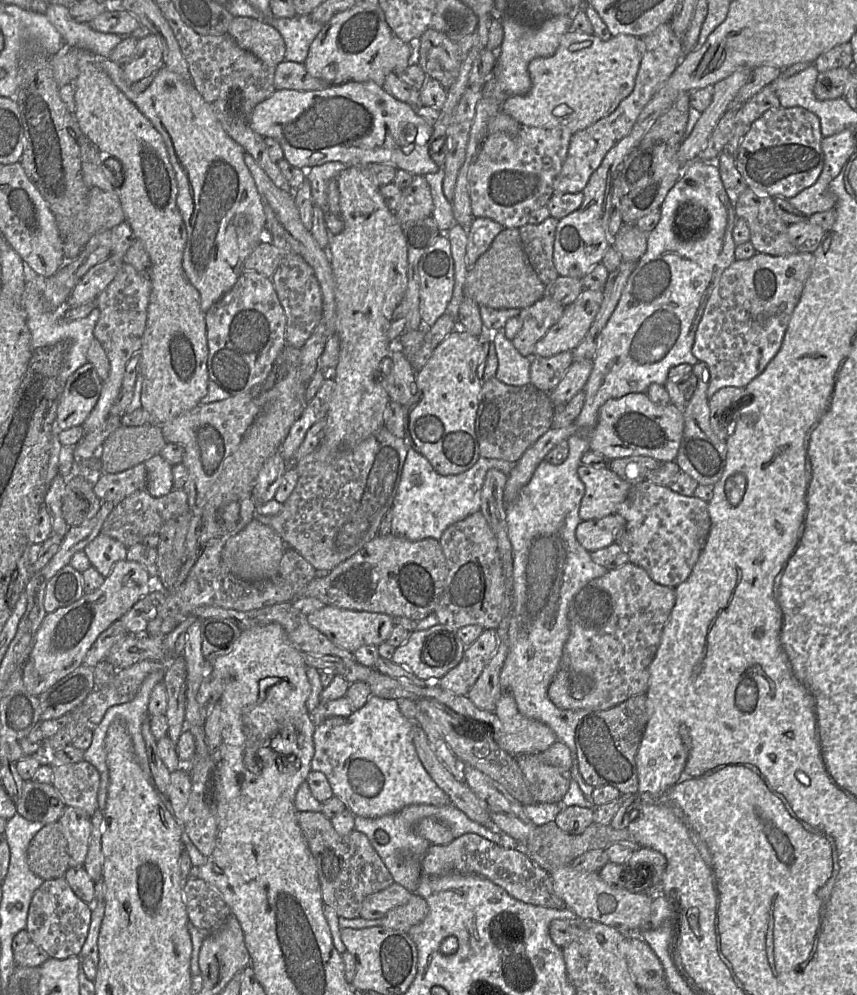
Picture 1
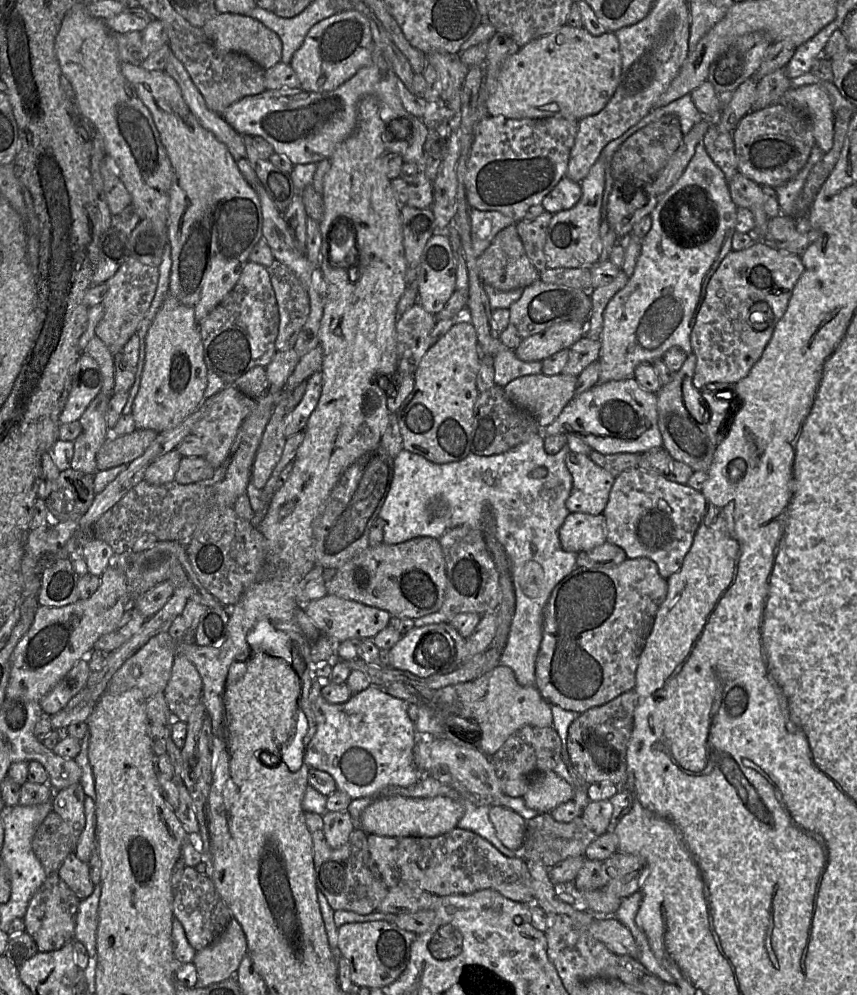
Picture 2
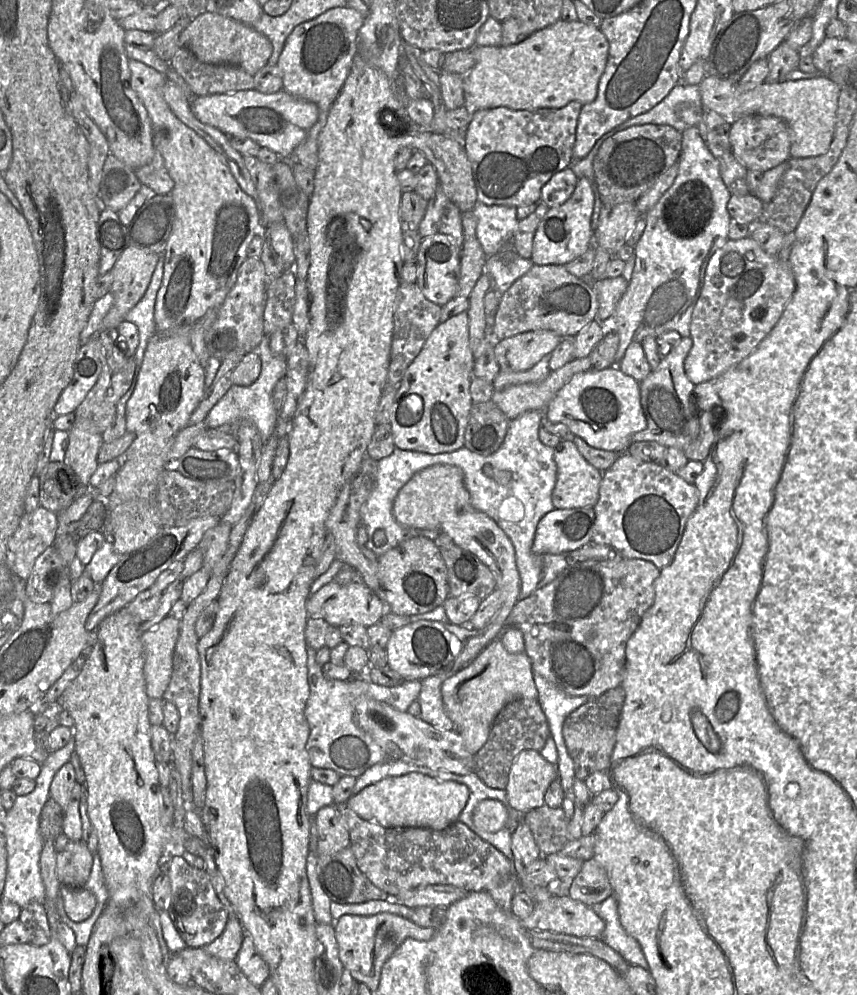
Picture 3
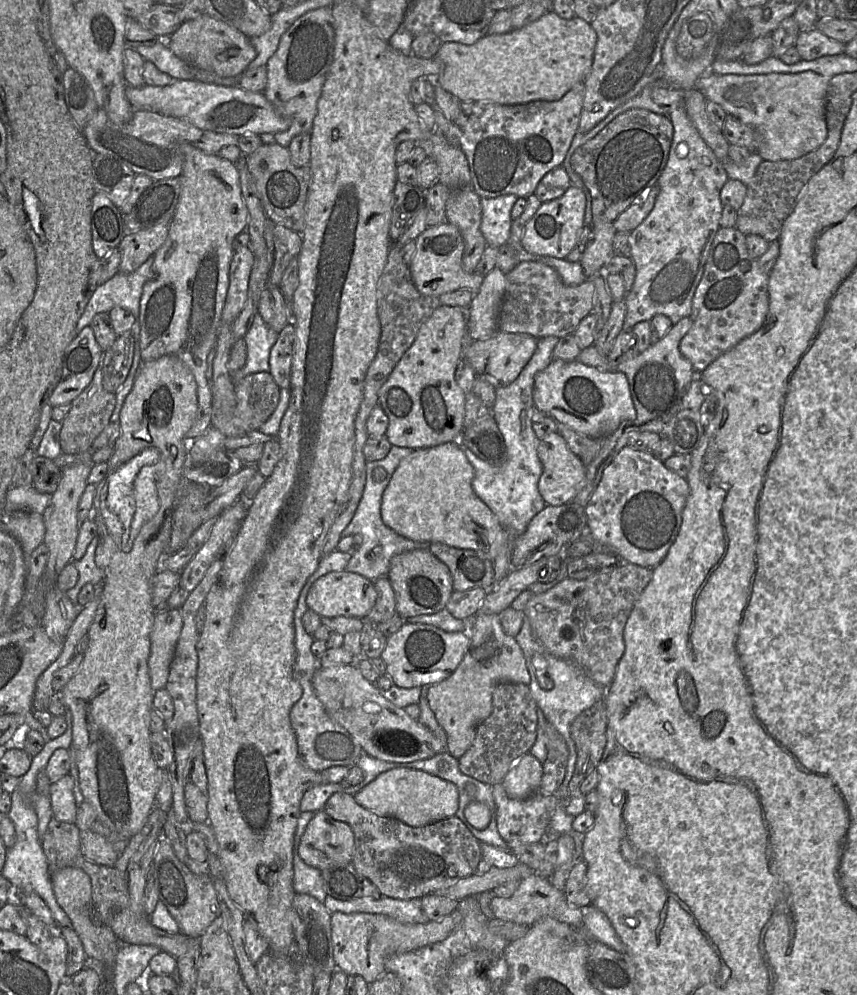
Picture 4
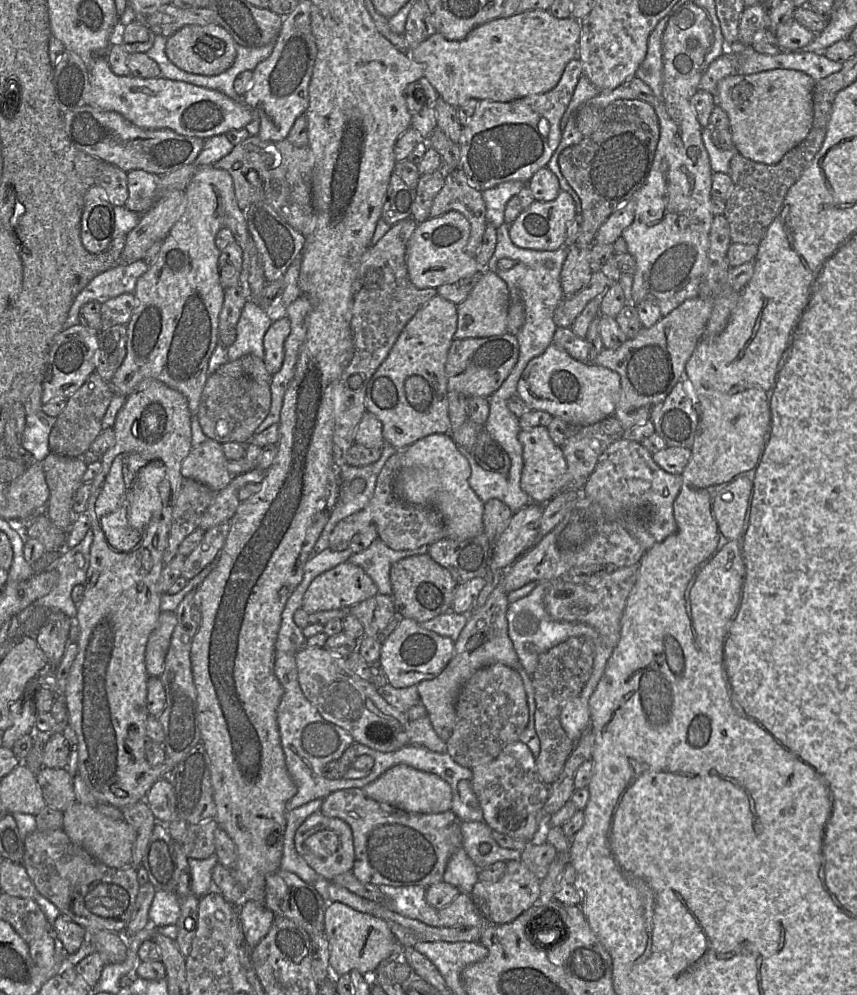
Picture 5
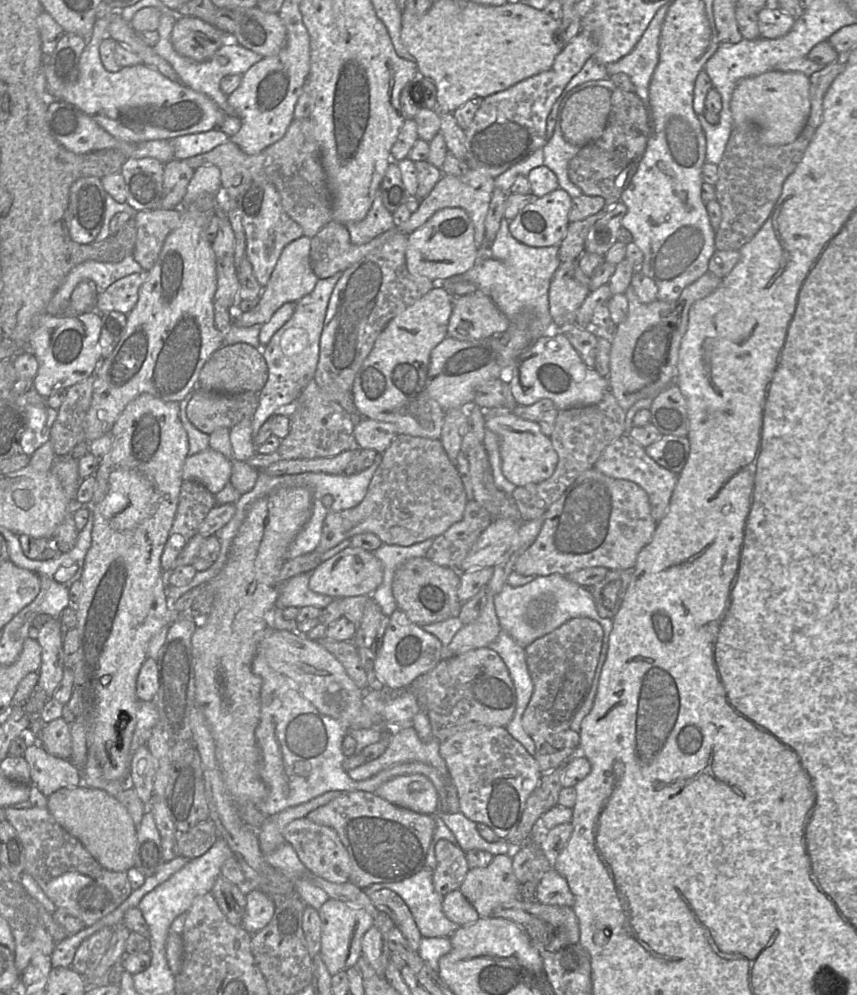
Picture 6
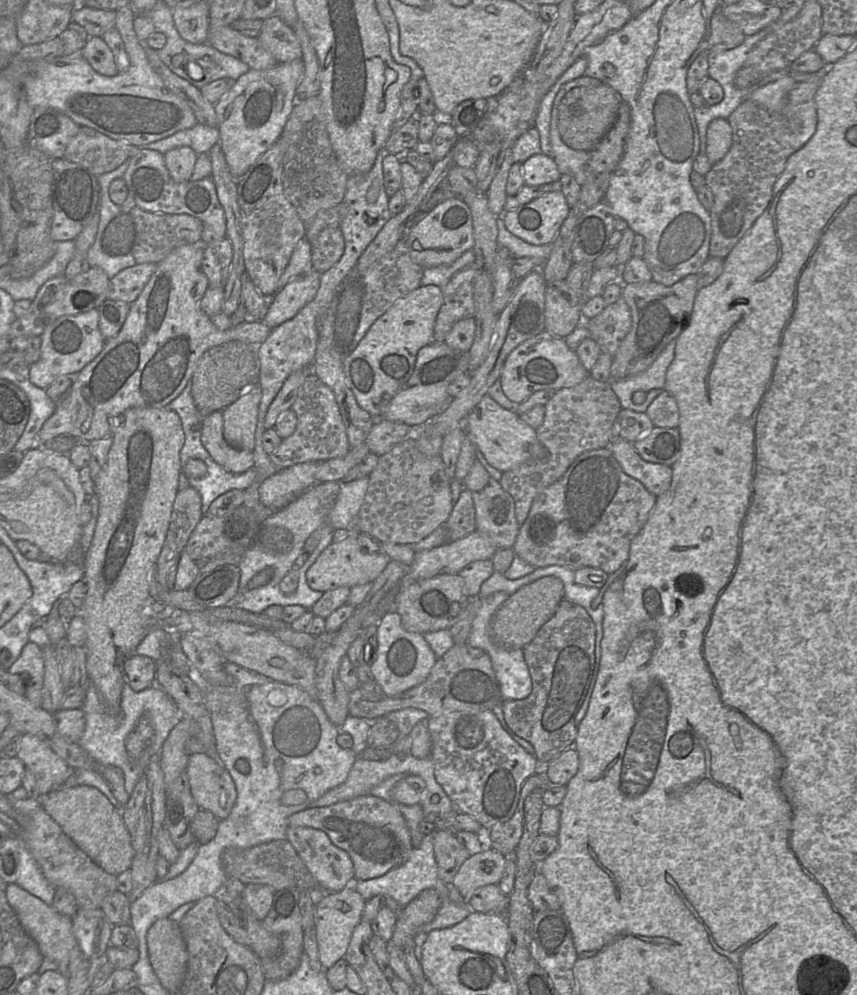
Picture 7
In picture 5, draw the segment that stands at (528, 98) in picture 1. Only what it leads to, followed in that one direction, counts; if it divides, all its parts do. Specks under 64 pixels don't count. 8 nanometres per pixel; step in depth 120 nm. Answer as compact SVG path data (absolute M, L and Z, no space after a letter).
M530 10L510 17L498 17L474 28L462 40L448 40L435 33L410 49L411 57L424 65L424 76L445 102L460 107L471 99L510 102L552 90L565 66L578 56L581 22L574 17L556 18L549 10Z

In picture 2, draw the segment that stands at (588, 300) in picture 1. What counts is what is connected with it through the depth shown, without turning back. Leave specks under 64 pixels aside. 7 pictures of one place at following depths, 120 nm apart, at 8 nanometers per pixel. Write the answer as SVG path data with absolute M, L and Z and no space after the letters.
M563 321L525 338L514 350L522 361L543 361L562 349L570 349L585 335L586 322Z

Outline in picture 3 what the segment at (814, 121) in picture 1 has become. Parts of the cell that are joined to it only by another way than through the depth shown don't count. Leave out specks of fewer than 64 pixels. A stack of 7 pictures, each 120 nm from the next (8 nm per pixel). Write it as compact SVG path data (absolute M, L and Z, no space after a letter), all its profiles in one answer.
M746 115L731 124L730 142L735 158L747 169L761 173L787 162L790 157L791 132L787 123L775 116Z

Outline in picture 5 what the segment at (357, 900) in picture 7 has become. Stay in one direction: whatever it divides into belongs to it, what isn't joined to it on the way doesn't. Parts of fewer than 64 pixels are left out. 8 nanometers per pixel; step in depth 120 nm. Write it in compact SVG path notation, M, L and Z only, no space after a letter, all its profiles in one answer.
M340 902L326 905L324 934L328 941L329 966L334 978L352 970L372 977L380 962L395 954L399 946L396 937L384 920L354 910Z

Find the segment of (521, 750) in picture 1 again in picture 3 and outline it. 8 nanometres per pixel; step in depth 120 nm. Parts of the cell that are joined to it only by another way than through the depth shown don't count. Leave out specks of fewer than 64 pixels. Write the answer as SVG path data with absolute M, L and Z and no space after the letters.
M497 638L455 675L443 681L441 696L455 731L462 737L466 750L475 755L487 741L499 711L517 698L537 700L538 692L528 655L525 652L509 653Z

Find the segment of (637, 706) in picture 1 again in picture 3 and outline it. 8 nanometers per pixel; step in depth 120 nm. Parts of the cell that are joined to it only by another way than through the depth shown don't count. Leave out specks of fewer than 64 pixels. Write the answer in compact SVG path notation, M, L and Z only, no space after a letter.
M616 687L591 698L564 720L562 734L568 754L573 760L575 778L584 781L592 773L608 772L624 700L625 691Z

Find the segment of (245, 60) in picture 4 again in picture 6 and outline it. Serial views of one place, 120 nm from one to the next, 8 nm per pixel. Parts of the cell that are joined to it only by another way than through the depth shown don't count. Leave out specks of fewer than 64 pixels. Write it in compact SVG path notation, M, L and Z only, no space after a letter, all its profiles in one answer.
M179 16L170 36L173 49L181 56L197 62L211 58L227 43L227 35L213 25L193 16Z

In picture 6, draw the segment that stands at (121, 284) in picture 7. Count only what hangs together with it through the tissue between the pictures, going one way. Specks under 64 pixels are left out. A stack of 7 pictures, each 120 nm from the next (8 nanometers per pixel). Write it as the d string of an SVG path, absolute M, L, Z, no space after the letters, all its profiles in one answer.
M142 270L111 284L106 290L98 293L96 311L99 314L118 311L128 315L137 304L139 288L147 276L148 271Z

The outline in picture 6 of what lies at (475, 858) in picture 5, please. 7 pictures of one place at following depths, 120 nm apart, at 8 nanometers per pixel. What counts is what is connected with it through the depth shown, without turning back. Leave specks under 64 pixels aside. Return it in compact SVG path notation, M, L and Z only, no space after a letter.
M439 813L440 819L451 830L457 844L467 852L472 849L489 852L492 855L507 854L513 856L516 847L505 841L489 842L486 841L477 831L476 822L468 819L463 813Z

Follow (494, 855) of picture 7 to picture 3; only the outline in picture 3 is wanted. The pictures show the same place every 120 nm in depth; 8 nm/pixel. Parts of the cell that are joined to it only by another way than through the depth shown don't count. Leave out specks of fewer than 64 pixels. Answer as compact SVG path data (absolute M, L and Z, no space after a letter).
M558 895L536 902L531 915L520 922L527 930L549 930L594 939L600 939L605 928L605 922L590 906Z

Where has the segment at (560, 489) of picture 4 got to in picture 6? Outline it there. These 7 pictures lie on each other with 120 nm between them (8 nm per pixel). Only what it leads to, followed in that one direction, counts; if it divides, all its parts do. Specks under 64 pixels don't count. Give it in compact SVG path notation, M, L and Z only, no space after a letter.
M504 408L483 409L485 428L494 432L499 440L501 469L505 478L516 487L539 483L548 479L555 471L558 454L537 422L523 420Z

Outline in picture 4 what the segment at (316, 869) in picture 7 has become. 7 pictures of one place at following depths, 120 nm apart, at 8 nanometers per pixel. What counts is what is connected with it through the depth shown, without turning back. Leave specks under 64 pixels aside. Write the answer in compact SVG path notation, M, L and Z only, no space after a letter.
M323 809L315 812L309 821L299 843L300 858L311 867L323 870L330 865L350 863L354 852L354 833L351 827L342 821L330 817Z

